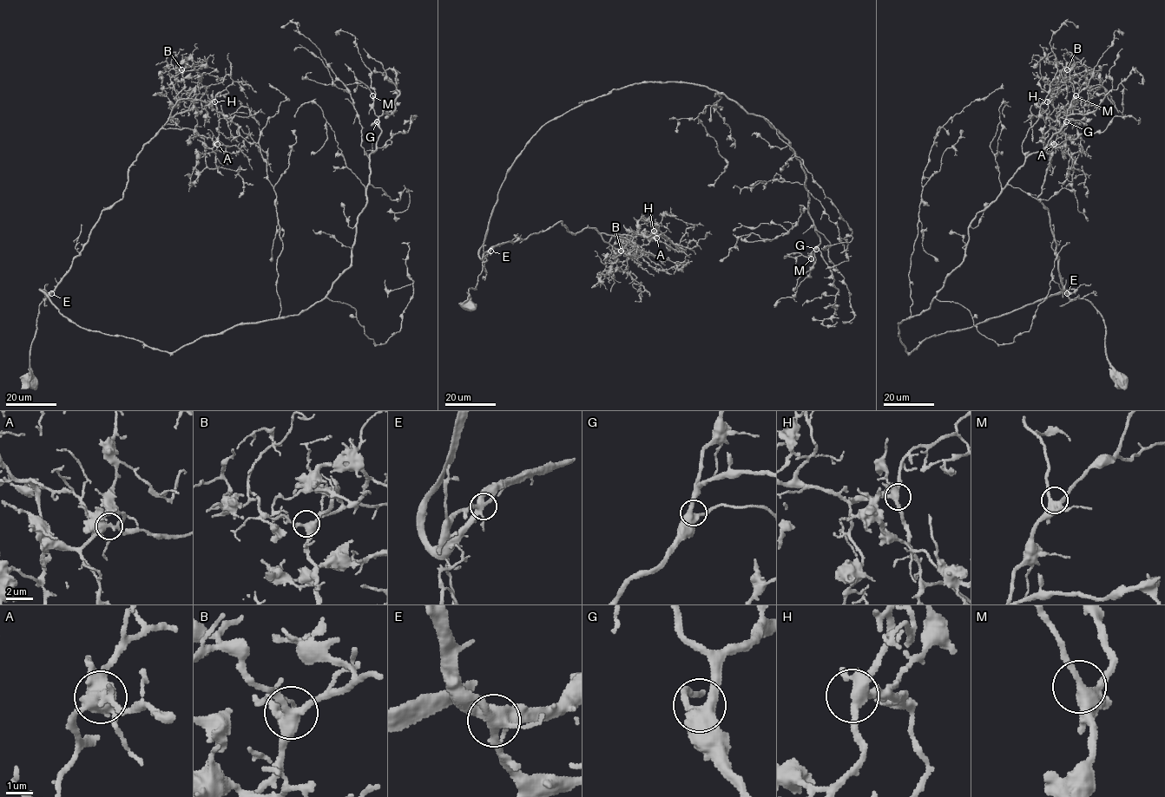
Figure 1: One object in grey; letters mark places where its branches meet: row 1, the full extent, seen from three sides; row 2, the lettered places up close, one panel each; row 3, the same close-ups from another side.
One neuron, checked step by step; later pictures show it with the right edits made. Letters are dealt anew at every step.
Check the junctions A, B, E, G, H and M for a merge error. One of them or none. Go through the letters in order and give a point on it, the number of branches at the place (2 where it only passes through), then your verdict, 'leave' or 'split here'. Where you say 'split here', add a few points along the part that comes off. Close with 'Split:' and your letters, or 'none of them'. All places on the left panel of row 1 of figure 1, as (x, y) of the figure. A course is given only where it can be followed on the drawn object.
A: place (217, 144); branches 4; leave
B: place (181, 69); branches 4; leave
E: place (51, 293); branches 4; leave
G: place (377, 121); branches 3; leave
H: place (214, 101); branches 4; leave
M: place (372, 95); branches 4; leave
Split: none of them

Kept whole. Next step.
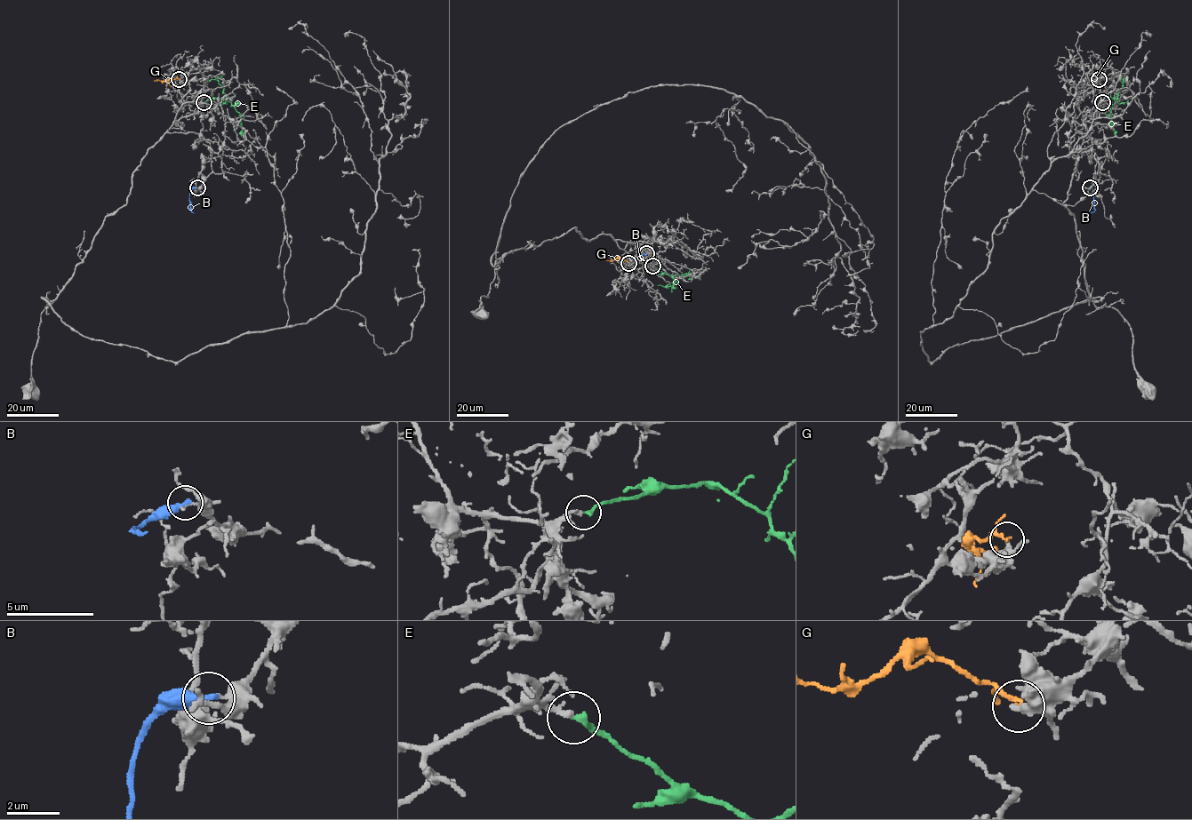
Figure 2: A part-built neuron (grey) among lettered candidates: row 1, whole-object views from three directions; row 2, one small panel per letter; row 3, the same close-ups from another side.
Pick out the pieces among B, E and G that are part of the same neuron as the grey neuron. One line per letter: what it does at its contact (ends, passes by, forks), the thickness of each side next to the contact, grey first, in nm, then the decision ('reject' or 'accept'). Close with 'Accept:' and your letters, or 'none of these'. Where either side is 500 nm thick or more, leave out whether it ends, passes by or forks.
B: it ends | 200/380 nm | reject
E: it ends | 200/200 nm | accept
G: it ends | 360/180 nm | reject
Accept: E

